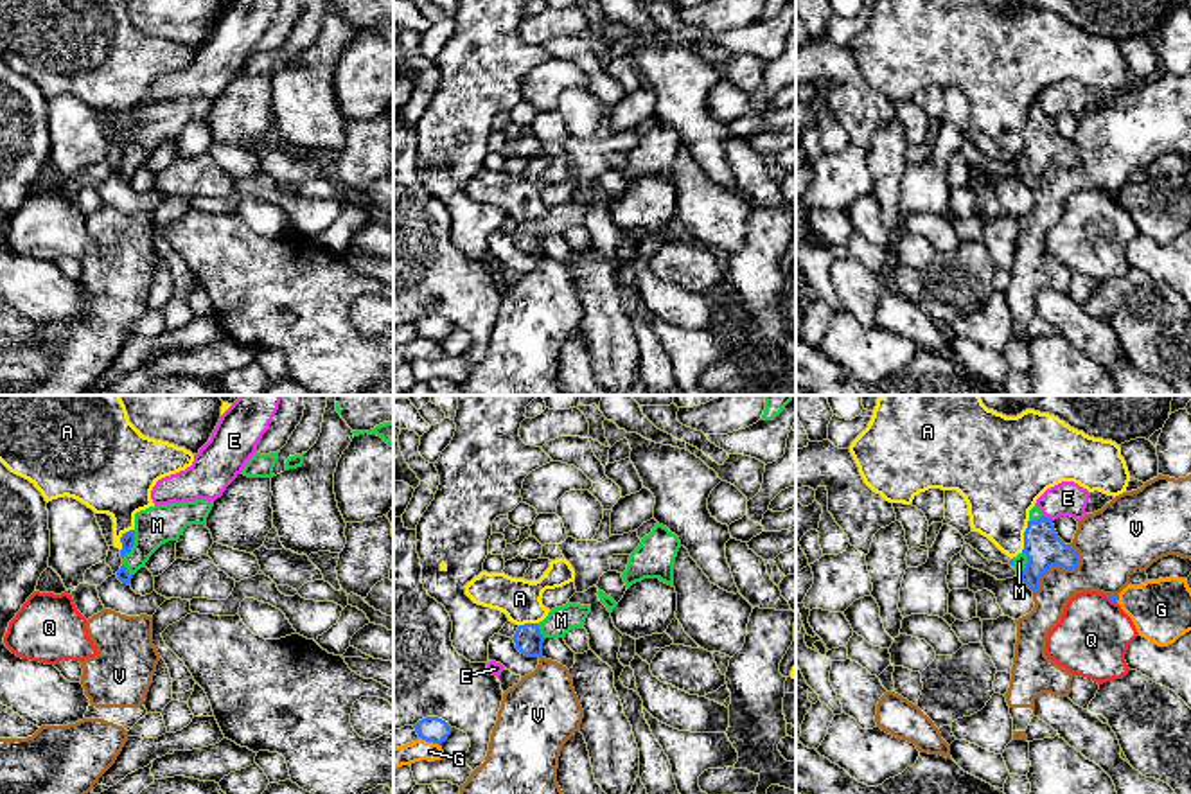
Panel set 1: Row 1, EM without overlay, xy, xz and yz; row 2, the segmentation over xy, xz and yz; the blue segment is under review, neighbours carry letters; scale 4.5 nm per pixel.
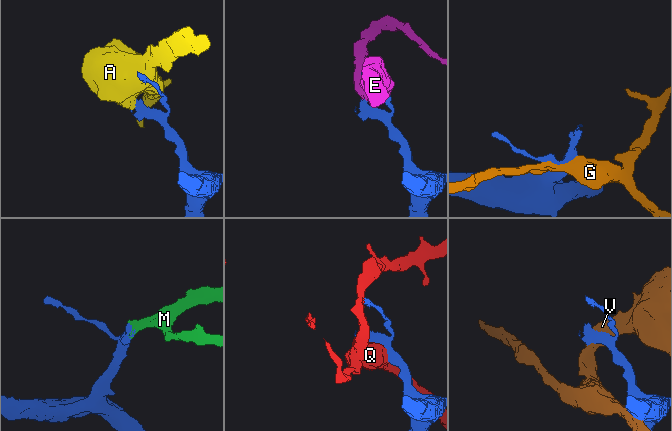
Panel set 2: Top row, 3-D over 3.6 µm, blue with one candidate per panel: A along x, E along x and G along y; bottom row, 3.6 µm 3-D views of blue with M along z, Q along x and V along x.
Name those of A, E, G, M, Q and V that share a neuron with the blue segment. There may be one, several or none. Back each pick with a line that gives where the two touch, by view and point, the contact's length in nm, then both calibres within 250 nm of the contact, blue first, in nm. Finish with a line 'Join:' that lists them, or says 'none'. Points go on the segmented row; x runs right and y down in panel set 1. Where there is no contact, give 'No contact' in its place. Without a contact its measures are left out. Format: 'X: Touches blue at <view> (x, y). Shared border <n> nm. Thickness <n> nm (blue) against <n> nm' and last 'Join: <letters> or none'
M: Touches blue at xy (132, 545). Shared border 150 nm. Thickness 60 nm (blue) against 180 nm
Join: M

